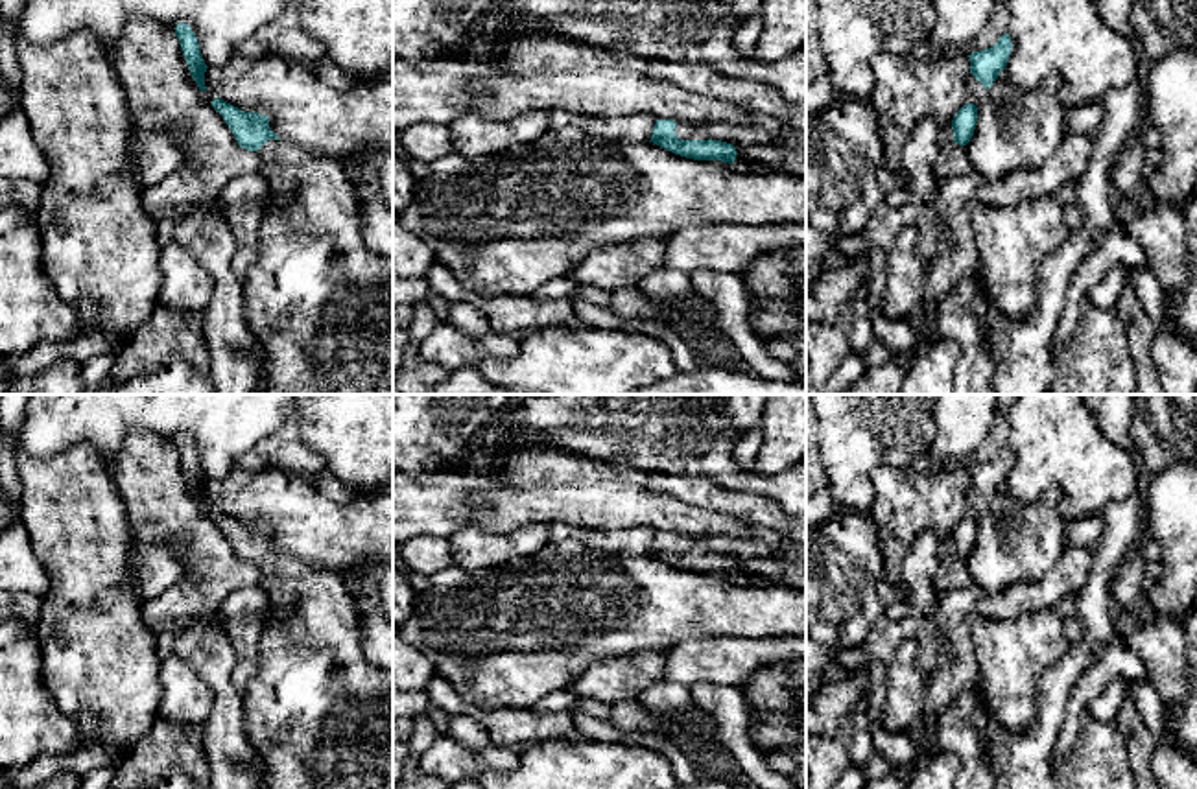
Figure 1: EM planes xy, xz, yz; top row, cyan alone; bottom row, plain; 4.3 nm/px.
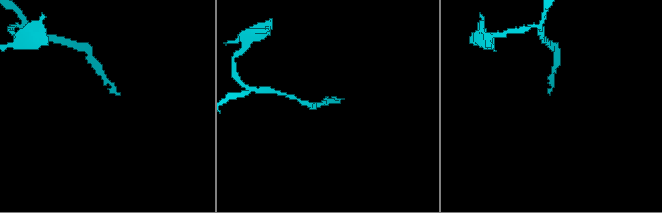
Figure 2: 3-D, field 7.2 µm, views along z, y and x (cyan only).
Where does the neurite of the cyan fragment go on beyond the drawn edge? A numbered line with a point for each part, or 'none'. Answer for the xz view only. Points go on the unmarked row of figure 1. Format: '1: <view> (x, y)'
1: xz (685, 542)

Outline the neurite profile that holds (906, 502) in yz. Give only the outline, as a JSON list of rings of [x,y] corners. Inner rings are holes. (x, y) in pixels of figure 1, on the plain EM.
[[[913,466],[876,468],[869,516],[891,584],[902,586],[902,559],[922,531],[931,529],[941,540],[952,536],[968,509],[968,489],[968,468],[941,474],[917,472]]]

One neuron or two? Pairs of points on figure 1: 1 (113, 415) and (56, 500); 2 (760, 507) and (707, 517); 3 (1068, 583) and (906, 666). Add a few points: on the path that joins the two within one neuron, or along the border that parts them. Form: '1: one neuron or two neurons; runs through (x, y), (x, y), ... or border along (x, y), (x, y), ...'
1: two neurons; border along (48, 458), (87, 445), (111, 474)
2: two neurons; border along (692, 506), (729, 513), (762, 528)
3: two neurons; border along (926, 675), (921, 718)

